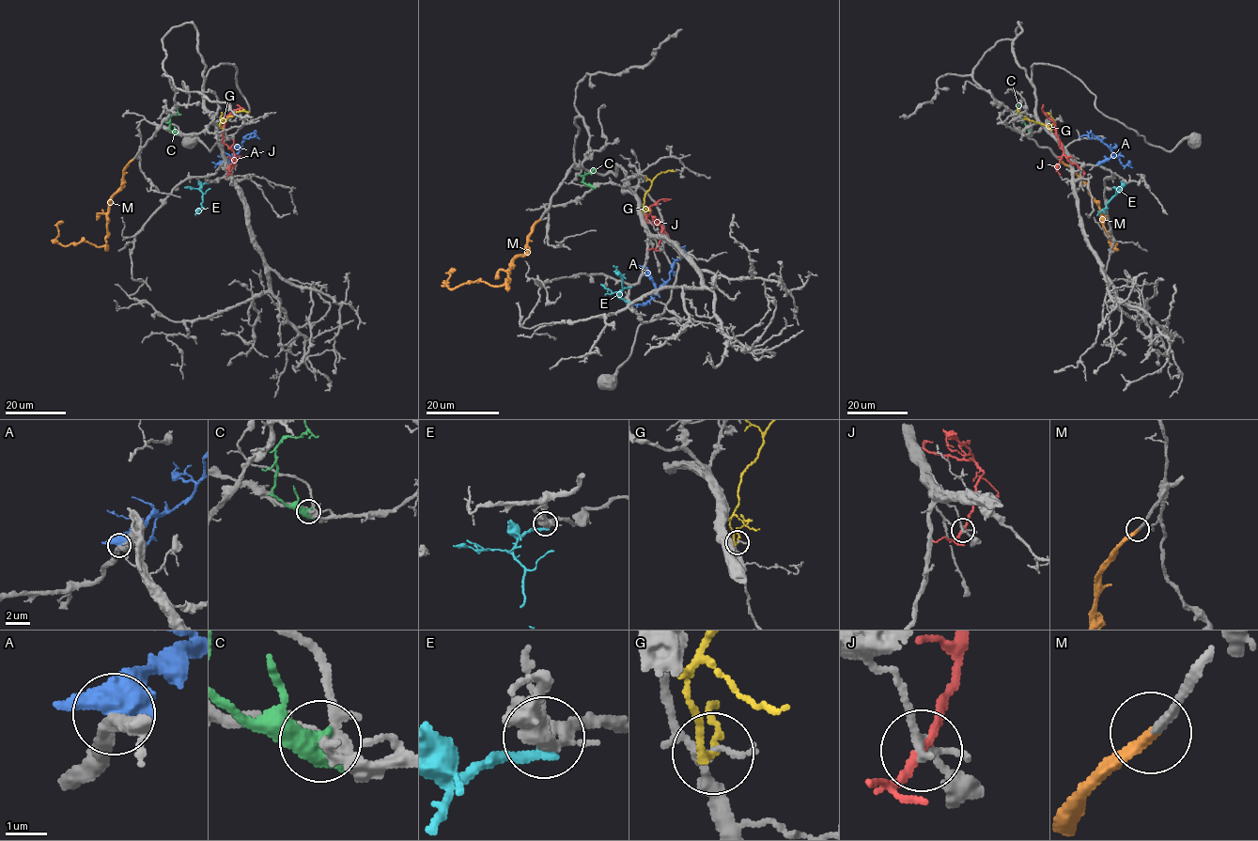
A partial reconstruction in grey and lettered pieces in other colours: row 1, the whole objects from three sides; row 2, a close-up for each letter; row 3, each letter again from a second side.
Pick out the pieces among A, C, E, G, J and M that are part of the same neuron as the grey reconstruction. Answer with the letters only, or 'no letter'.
M

